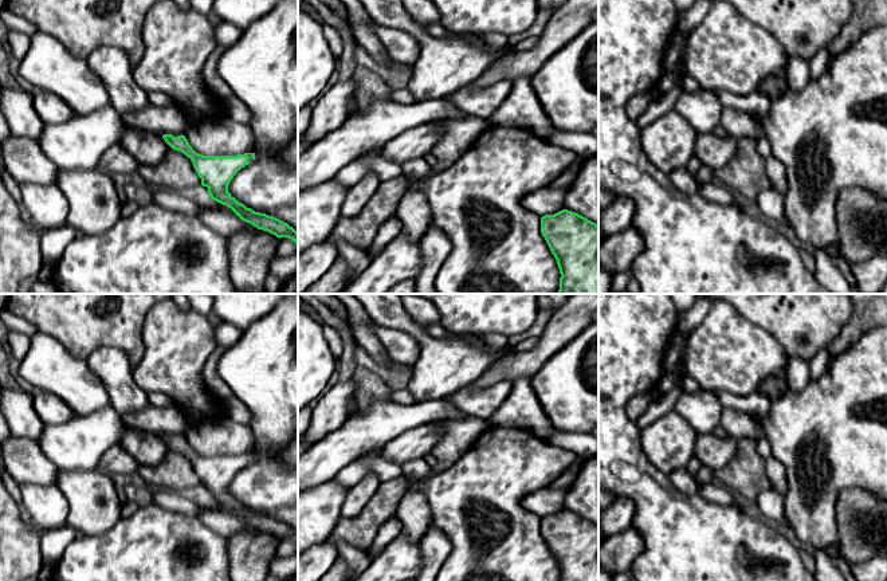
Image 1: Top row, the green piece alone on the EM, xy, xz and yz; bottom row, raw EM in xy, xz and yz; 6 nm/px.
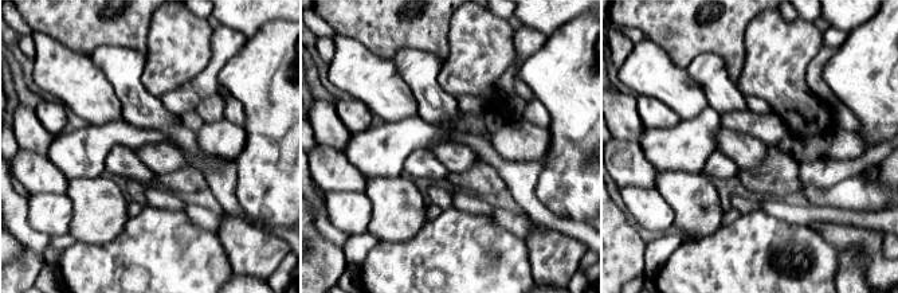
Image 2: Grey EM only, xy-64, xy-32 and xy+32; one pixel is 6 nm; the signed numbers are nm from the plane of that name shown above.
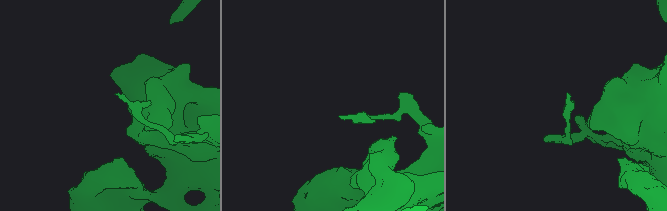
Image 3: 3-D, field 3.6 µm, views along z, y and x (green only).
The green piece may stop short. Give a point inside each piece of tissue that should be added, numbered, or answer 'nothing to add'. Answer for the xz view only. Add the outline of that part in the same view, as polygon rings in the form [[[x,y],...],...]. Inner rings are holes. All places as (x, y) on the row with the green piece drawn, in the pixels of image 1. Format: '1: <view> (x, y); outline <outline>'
nothing to add

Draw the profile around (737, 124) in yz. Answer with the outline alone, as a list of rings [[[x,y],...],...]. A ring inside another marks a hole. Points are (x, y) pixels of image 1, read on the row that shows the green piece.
[[[725,107],[721,117],[721,125],[726,130],[727,136],[737,140],[742,137],[753,140],[764,137],[764,127],[747,113],[737,109]]]

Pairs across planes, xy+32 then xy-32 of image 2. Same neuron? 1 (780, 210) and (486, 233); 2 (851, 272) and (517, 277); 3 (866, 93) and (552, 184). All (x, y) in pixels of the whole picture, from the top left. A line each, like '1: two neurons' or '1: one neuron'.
1: two neurons
2: two neurons
3: one neuron

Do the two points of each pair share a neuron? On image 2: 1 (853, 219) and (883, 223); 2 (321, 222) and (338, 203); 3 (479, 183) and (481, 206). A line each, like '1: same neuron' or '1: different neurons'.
1: same neuron
2: different neurons
3: different neurons

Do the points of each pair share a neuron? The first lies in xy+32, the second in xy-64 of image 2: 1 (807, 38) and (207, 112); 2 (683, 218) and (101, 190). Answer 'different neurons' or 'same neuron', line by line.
1: different neurons
2: same neuron

